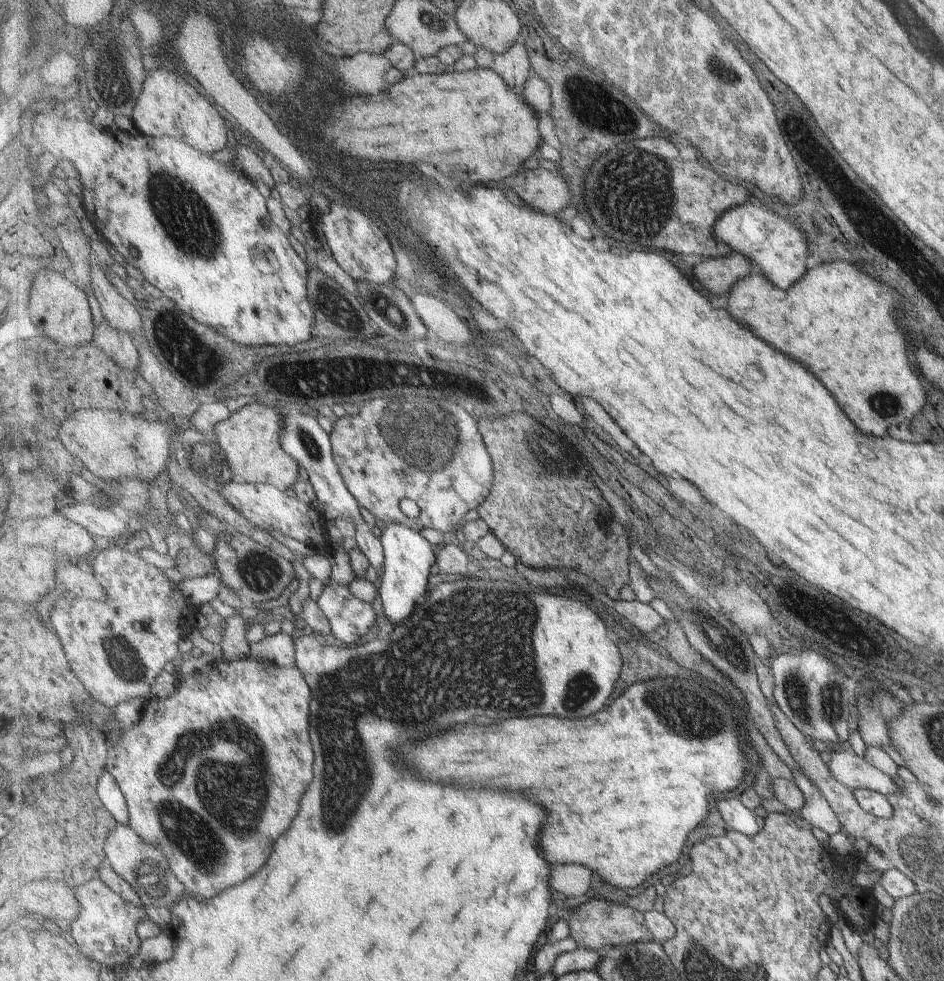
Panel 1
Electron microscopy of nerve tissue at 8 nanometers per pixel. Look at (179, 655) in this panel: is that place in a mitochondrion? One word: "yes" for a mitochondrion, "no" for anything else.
no

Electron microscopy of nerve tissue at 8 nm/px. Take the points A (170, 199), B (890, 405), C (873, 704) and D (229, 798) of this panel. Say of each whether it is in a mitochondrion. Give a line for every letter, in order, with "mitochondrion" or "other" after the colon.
A: mitochondrion
B: mitochondrion
C: mitochondrion
D: mitochondrion

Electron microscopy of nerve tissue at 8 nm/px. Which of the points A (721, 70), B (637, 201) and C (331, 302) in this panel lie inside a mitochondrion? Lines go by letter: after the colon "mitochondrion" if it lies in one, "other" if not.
A: mitochondrion
B: mitochondrion
C: mitochondrion

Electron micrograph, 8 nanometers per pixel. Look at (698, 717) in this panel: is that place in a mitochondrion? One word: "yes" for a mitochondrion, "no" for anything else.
yes

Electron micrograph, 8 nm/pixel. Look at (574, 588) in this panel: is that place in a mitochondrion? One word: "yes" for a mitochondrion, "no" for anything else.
no

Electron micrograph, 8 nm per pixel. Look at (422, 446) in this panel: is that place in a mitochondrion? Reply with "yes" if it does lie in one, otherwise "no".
yes

